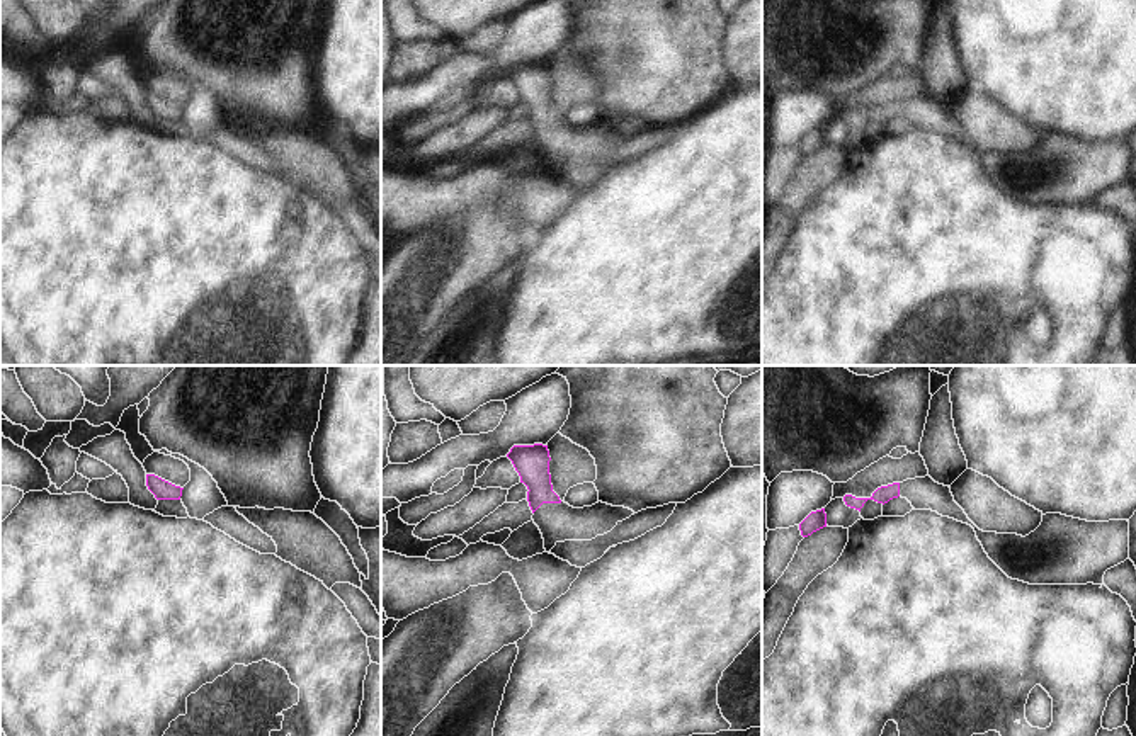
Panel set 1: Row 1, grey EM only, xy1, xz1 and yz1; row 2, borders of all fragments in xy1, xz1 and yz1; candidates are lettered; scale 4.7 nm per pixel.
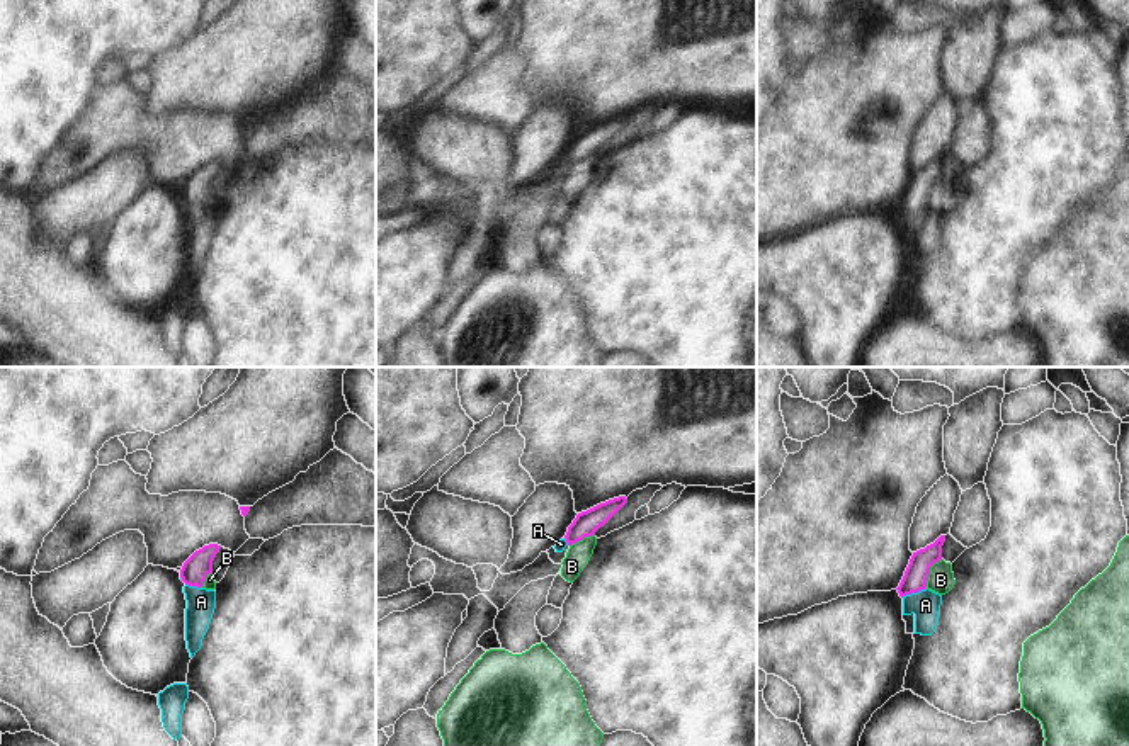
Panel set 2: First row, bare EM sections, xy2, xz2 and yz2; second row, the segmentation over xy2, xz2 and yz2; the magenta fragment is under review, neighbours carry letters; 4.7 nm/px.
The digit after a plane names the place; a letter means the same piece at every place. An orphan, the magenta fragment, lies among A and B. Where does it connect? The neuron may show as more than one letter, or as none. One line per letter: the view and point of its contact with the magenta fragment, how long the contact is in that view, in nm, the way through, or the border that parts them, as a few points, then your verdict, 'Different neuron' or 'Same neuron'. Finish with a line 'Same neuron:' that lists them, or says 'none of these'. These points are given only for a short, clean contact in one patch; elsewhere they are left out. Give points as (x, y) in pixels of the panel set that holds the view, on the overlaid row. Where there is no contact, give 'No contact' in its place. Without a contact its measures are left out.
A: Touches magenta at yz2 (913, 592). Shared border 130 nm. Boundary: yz2 (927, 588), (902, 597). Different neuron
B: Touches magenta at yz2 (929, 571). Shared border 160 nm. Boundary: yz2 (942, 559), (930, 568), (925, 587). Different neuron
Same neuron: none of these.

